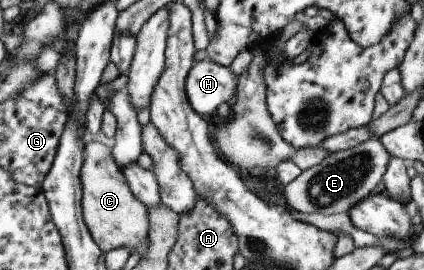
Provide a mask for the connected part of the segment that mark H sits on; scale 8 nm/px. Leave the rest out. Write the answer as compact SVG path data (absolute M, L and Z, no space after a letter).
M210 58L198 61L186 80L190 104L198 114L215 121L218 106L233 103L238 82L238 76L229 67Z

